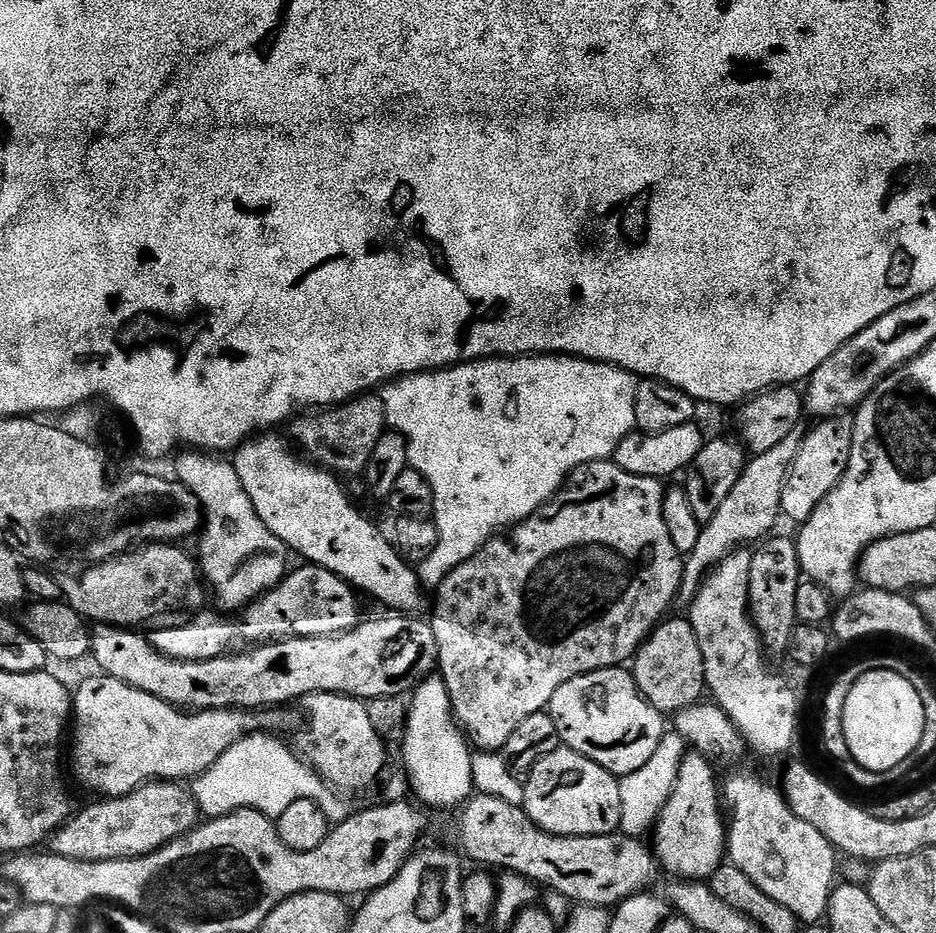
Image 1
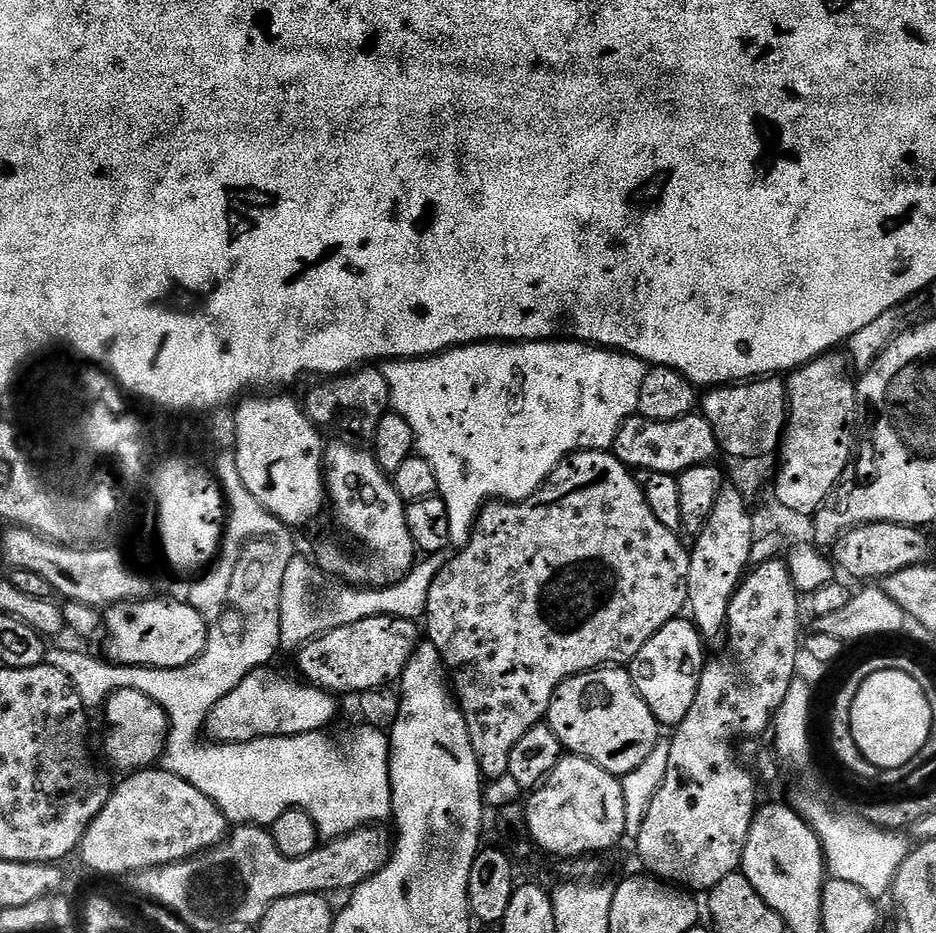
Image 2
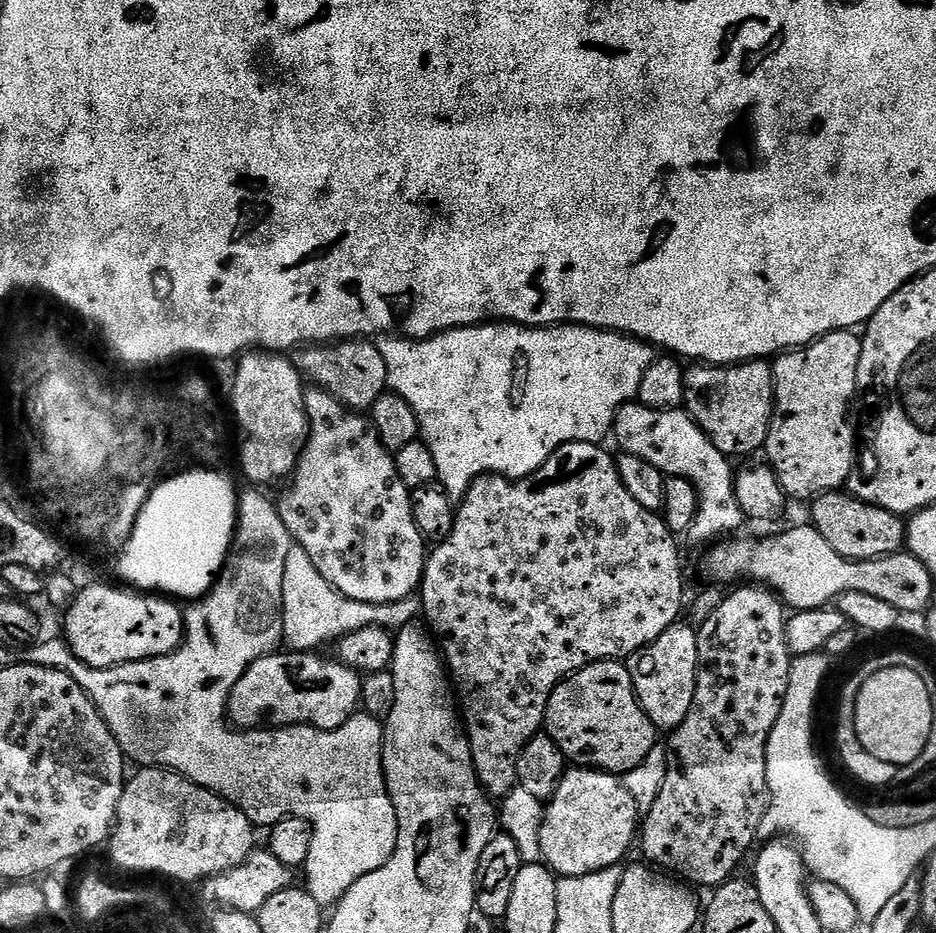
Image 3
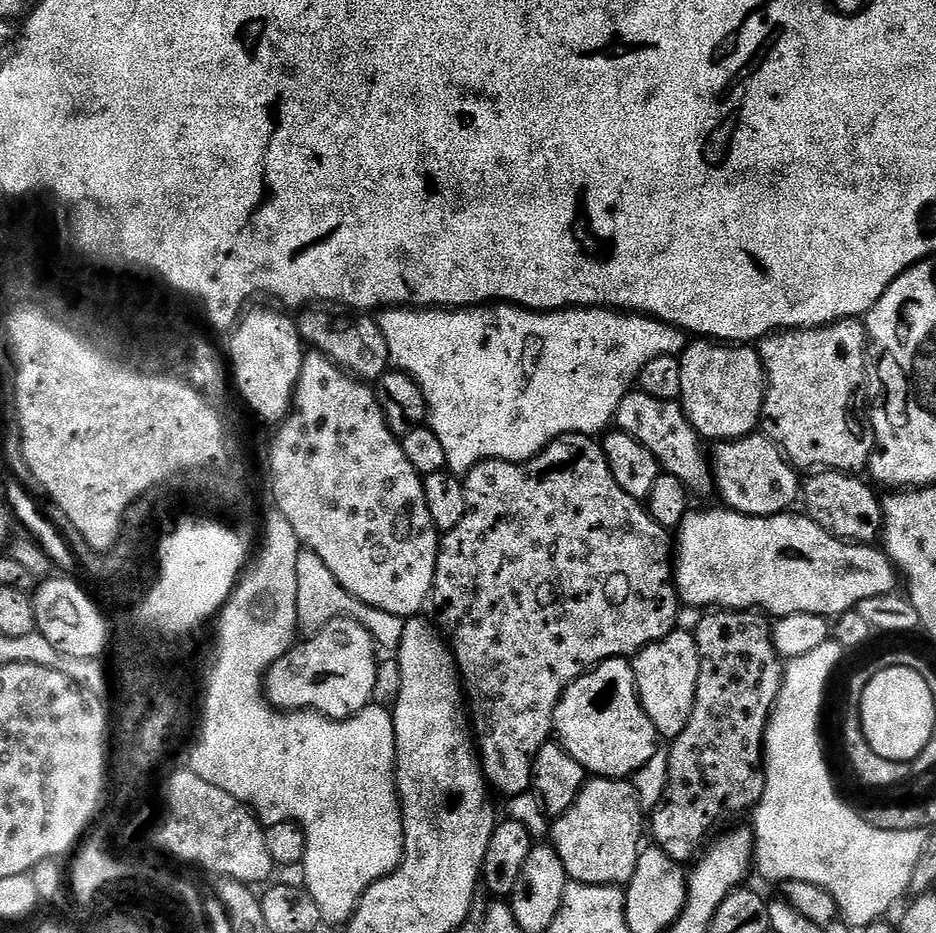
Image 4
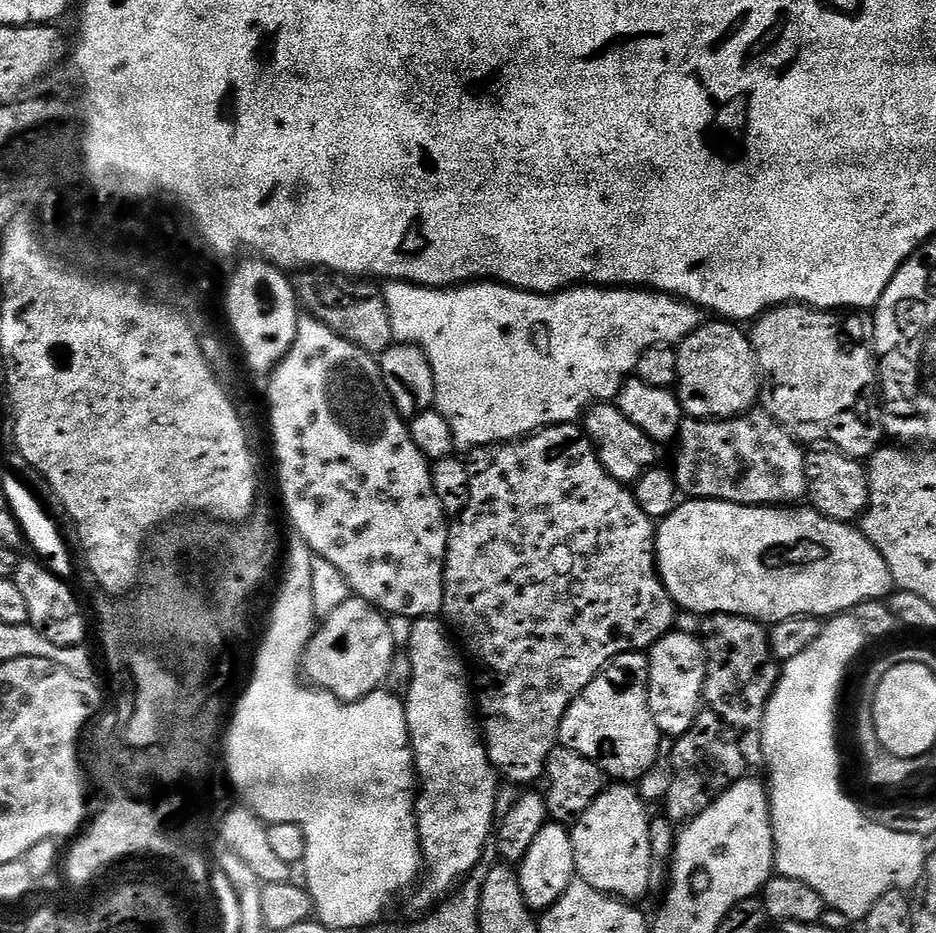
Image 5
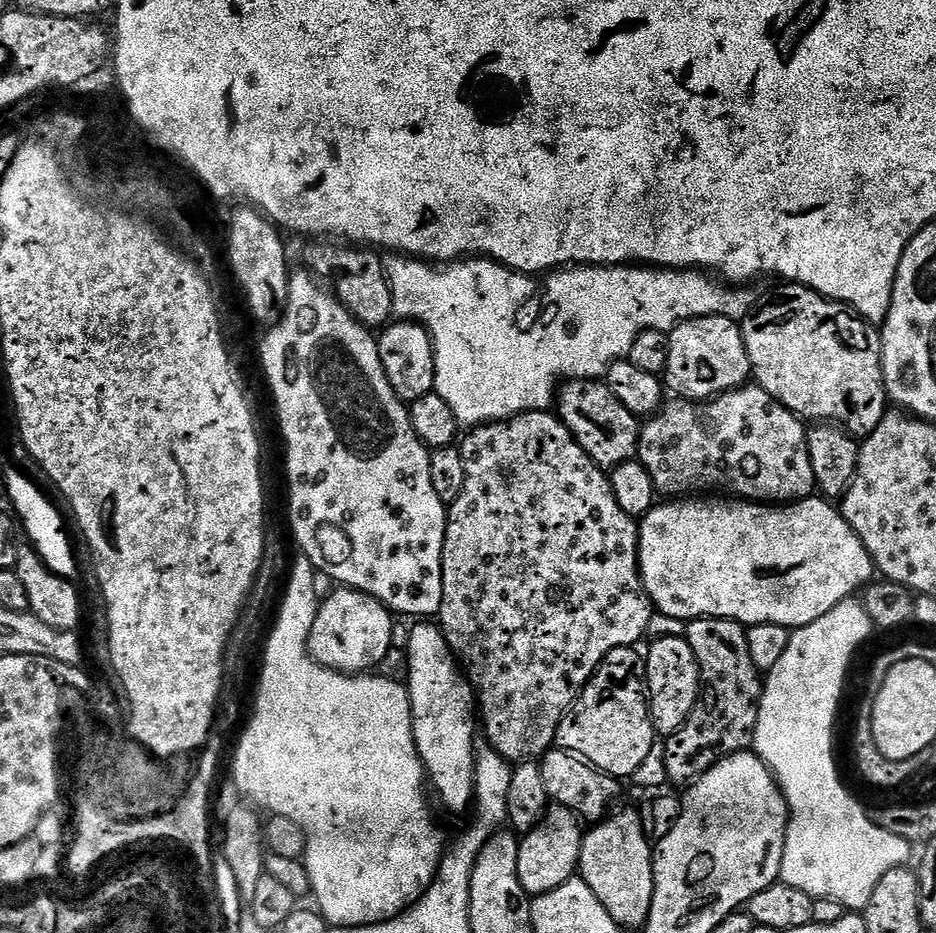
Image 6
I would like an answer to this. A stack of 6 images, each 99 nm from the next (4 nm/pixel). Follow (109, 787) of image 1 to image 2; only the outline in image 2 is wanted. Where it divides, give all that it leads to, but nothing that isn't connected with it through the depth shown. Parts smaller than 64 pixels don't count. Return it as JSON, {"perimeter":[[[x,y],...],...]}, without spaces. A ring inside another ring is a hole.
{"perimeter":[[[267,667],[256,669],[246,678],[238,682],[230,694],[226,694],[208,715],[206,732],[213,741],[222,744],[245,744],[251,740],[261,740],[267,736],[301,736],[307,732],[323,733],[324,727],[336,716],[337,697],[330,692],[324,692],[321,688],[305,686],[299,679],[291,680],[288,676],[279,676],[276,672],[268,672]],[[138,690],[113,692],[103,705],[103,712],[108,723],[104,752],[112,759],[114,767],[121,768],[121,773],[131,774],[153,767],[161,759],[168,739],[168,716],[149,696]]]}

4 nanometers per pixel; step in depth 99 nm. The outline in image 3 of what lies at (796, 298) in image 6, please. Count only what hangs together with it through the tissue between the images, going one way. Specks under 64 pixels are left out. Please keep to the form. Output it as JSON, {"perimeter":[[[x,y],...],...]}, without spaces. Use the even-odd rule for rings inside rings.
{"perimeter":[[[855,331],[827,332],[813,344],[785,351],[775,357],[772,364],[774,399],[772,421],[768,437],[762,449],[772,473],[778,478],[785,497],[811,501],[824,492],[835,492],[845,487],[844,483],[856,468],[856,432],[848,421],[848,411],[858,389],[858,362],[862,354],[862,340]]]}

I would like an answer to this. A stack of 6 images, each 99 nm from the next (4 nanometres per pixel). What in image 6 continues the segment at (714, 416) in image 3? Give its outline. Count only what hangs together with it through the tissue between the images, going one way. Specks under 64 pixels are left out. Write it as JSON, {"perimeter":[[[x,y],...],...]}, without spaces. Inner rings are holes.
{"perimeter":[[[725,316],[694,318],[672,329],[667,337],[668,357],[662,380],[673,397],[689,402],[707,402],[749,383],[752,367],[737,321]]]}

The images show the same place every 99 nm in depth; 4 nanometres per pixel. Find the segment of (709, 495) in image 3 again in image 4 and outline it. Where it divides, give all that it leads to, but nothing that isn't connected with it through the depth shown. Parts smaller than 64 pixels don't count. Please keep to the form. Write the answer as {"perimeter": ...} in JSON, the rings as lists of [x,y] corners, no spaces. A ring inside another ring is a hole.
{"perimeter":[[[630,391],[618,406],[614,424],[619,431],[630,434],[630,438],[646,446],[646,450],[658,458],[663,471],[682,478],[693,497],[713,495],[712,466],[706,452],[700,449],[702,437],[689,422],[684,405],[679,400],[650,398],[650,394],[645,392]]]}

